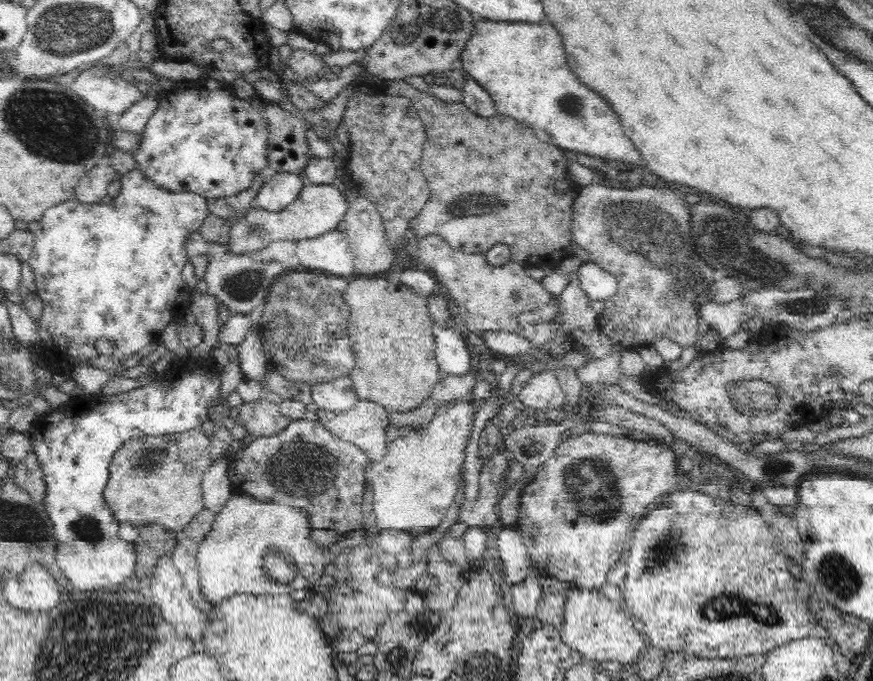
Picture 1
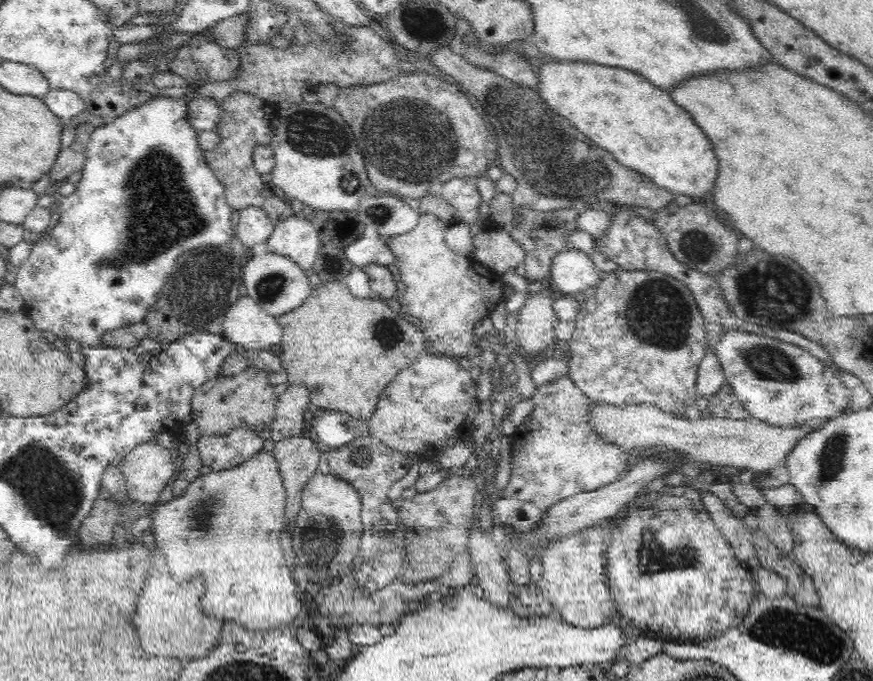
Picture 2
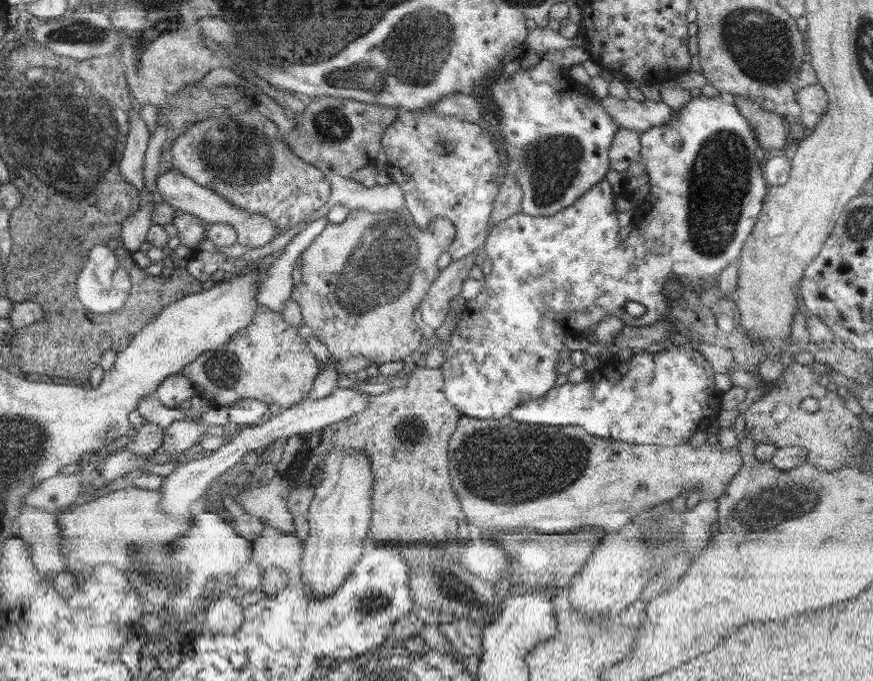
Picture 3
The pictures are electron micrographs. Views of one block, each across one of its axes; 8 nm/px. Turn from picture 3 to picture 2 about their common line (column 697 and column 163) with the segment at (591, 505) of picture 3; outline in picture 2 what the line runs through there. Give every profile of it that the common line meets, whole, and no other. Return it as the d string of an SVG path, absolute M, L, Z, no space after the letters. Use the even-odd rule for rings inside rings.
M156 440L144 442L133 448L118 467L123 472L129 497L140 504L157 503L175 470L170 452L164 446L160 446Z

